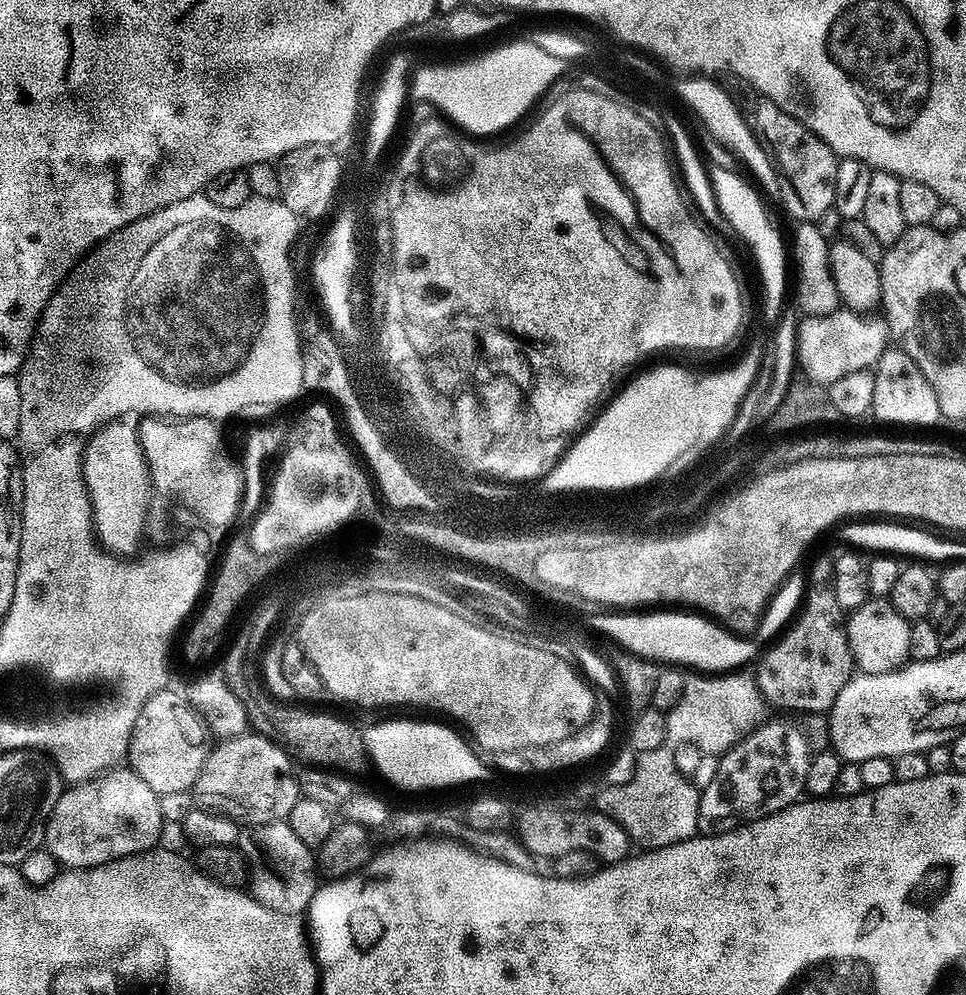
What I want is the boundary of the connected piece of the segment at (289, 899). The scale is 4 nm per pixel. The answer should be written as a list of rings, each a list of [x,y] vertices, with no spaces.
[[[287,822],[251,829],[247,833],[242,851],[252,867],[250,892],[258,903],[291,916],[307,913],[318,887],[318,856],[313,849],[306,846],[306,842],[302,842],[302,838],[298,838],[298,834],[294,834]]]

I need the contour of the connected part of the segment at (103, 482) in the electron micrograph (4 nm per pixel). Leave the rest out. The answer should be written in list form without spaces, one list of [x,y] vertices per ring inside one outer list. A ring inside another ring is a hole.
[[[132,418],[103,425],[88,441],[84,452],[84,485],[92,503],[95,537],[105,552],[121,558],[132,558],[139,553],[136,551],[149,523],[148,507],[153,503],[151,474],[137,425]]]

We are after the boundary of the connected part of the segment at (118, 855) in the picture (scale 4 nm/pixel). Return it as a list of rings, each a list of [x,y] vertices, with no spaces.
[[[119,772],[100,782],[105,784],[80,786],[72,790],[76,792],[65,791],[61,795],[60,805],[48,823],[46,841],[46,851],[54,854],[61,869],[87,870],[106,866],[153,851],[159,845],[156,843],[166,831],[160,797],[135,772]]]

